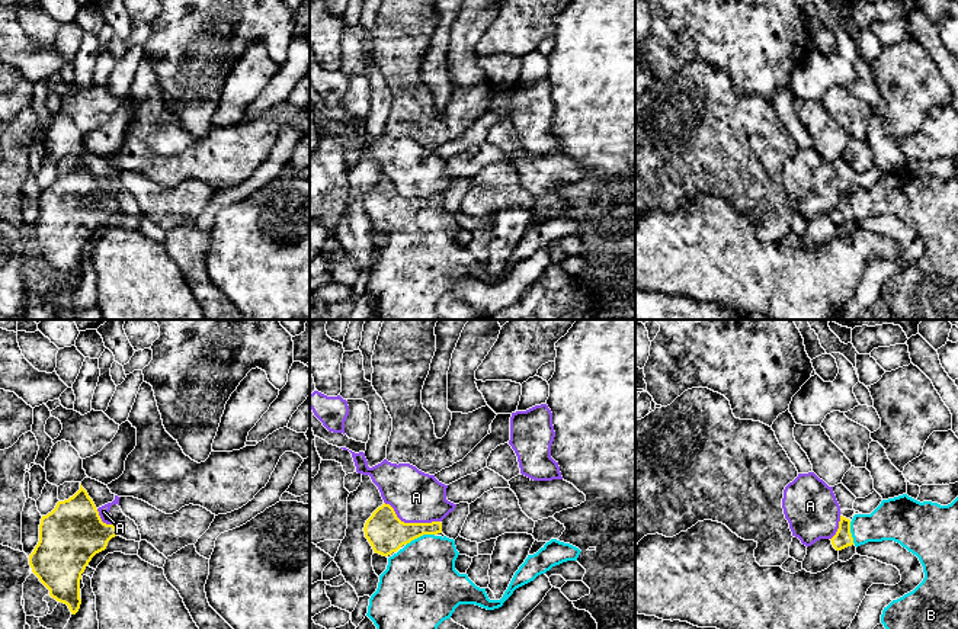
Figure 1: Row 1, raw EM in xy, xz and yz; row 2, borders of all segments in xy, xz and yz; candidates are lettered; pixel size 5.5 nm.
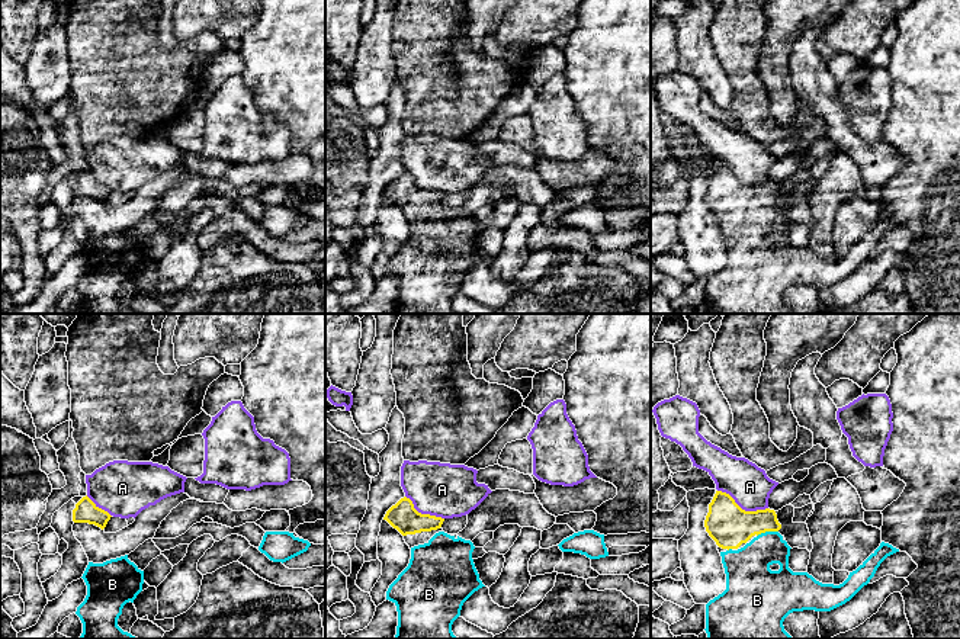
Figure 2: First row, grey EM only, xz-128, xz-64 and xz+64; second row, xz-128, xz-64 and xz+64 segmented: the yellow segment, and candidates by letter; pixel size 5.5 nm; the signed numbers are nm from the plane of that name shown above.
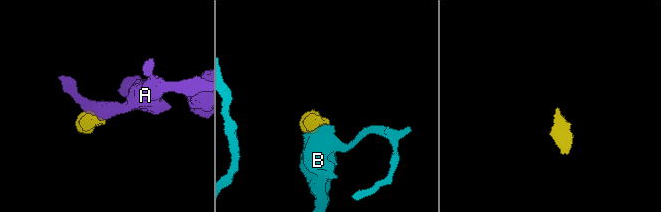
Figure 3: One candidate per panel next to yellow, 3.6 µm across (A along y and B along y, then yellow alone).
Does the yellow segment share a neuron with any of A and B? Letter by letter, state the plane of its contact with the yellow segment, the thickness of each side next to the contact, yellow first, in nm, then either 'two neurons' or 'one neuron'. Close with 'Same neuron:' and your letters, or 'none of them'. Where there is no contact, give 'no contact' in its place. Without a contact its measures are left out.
A: xz | 220/280 nm | two neurons
B: xz | 220/420 nm | one neuron
Same neuron: B

